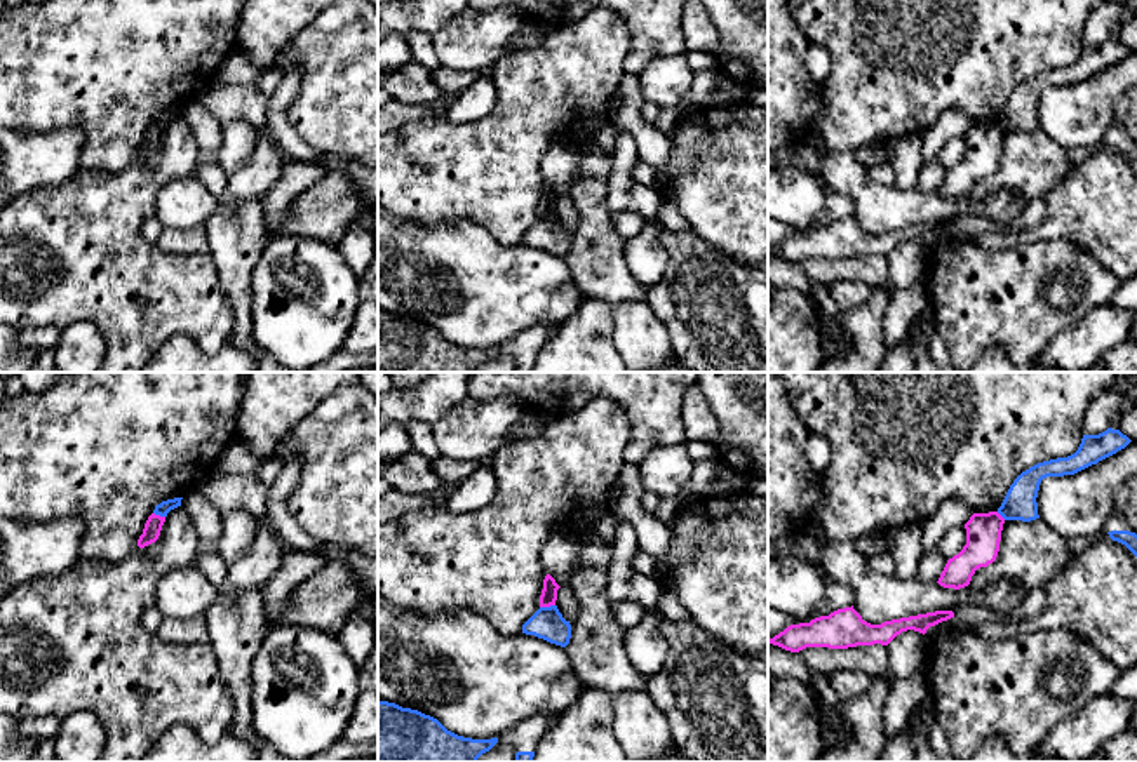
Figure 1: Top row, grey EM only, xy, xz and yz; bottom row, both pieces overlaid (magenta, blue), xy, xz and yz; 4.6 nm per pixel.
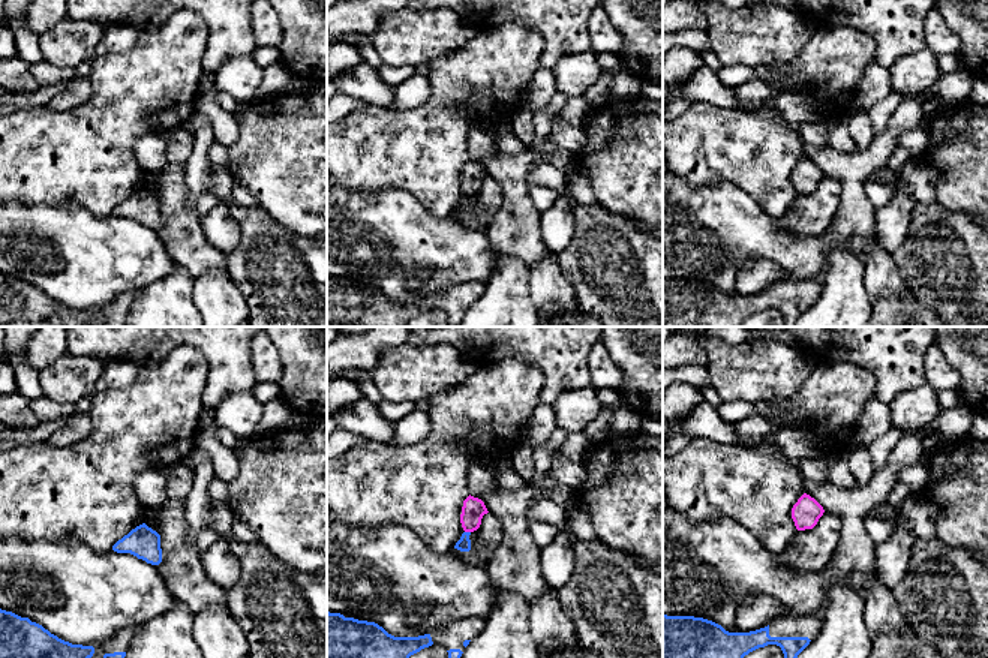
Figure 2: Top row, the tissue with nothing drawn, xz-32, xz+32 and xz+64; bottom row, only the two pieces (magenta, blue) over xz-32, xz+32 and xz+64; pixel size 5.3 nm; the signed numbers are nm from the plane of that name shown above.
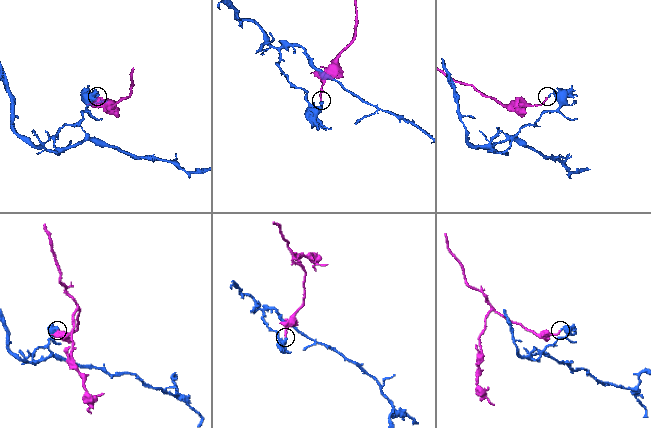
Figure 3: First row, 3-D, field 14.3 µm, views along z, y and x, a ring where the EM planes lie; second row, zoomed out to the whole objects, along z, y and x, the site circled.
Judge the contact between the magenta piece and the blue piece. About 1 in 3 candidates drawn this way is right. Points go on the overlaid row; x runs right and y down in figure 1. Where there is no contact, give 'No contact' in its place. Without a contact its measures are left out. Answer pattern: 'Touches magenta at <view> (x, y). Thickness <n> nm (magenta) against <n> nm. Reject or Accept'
Touches magenta at xz (547, 606). Thickness 80 nm (magenta) against 150 nm. Reject

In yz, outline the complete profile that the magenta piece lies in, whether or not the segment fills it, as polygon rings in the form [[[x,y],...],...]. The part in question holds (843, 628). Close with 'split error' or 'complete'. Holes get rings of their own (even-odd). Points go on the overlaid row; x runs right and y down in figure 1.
[[[851,607],[838,609],[829,616],[820,616],[810,623],[791,625],[770,644],[791,652],[806,647],[848,649],[857,645],[888,645],[897,635],[907,630],[926,633],[930,626],[954,618],[952,611],[935,611],[900,619],[871,625]]]; complete

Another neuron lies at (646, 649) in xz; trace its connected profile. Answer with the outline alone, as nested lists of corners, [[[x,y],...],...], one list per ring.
[[[656,611],[646,612],[636,626],[623,633],[627,658],[644,677],[658,673],[669,652],[669,644],[660,633],[662,621]]]

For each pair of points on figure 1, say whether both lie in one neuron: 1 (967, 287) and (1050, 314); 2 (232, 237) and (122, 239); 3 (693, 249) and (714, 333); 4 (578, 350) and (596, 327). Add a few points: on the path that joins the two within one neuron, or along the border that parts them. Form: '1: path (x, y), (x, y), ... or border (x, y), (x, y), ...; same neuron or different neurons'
1: path (988, 291), (1002, 298), (1029, 298); same neuron
2: border (208, 254), (213, 260), (223, 293); different neurons
3: path (695, 270), (704, 298), (714, 312); same neuron
4: path (584, 345), (591, 333); same neuron

